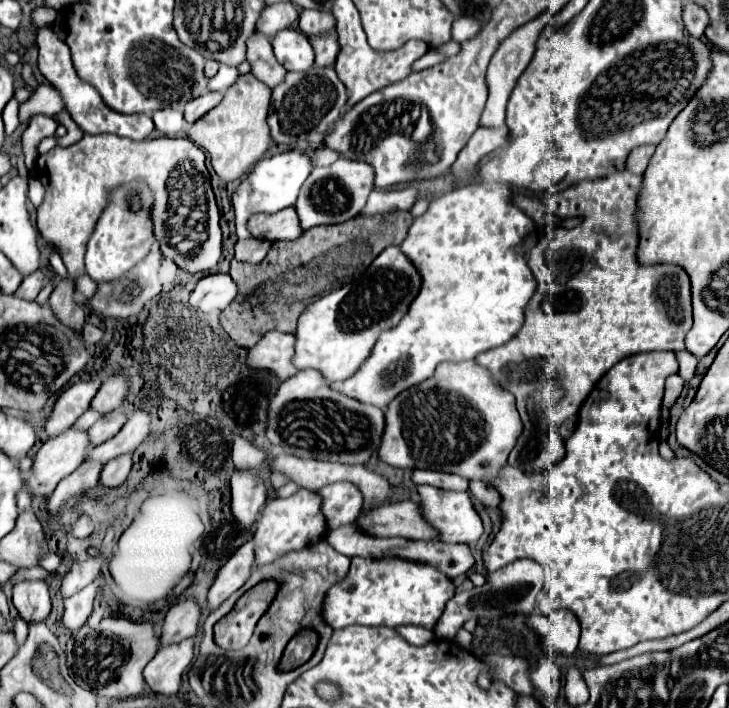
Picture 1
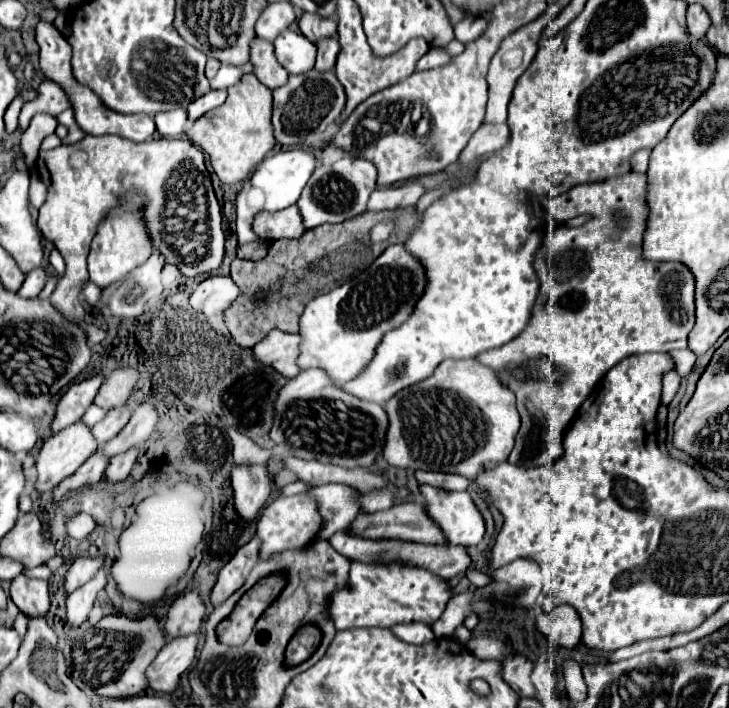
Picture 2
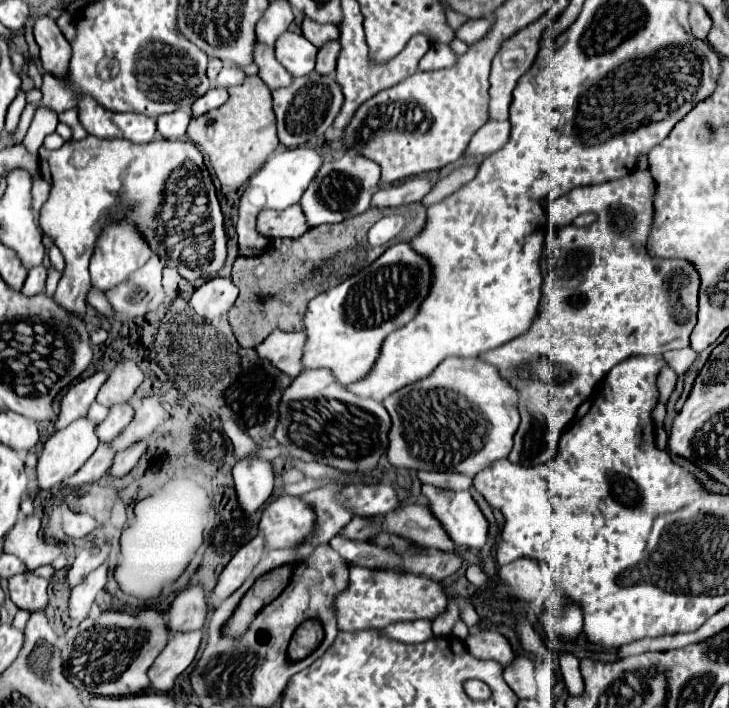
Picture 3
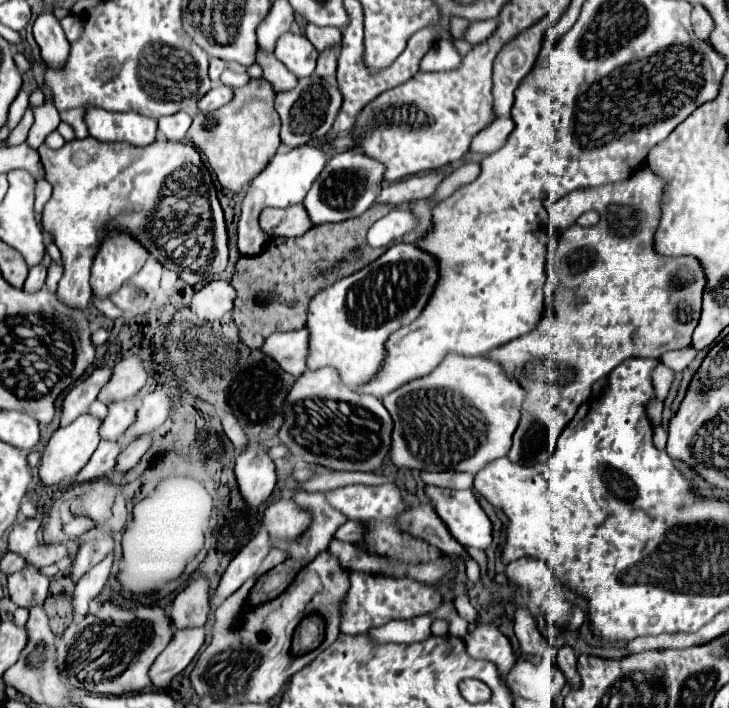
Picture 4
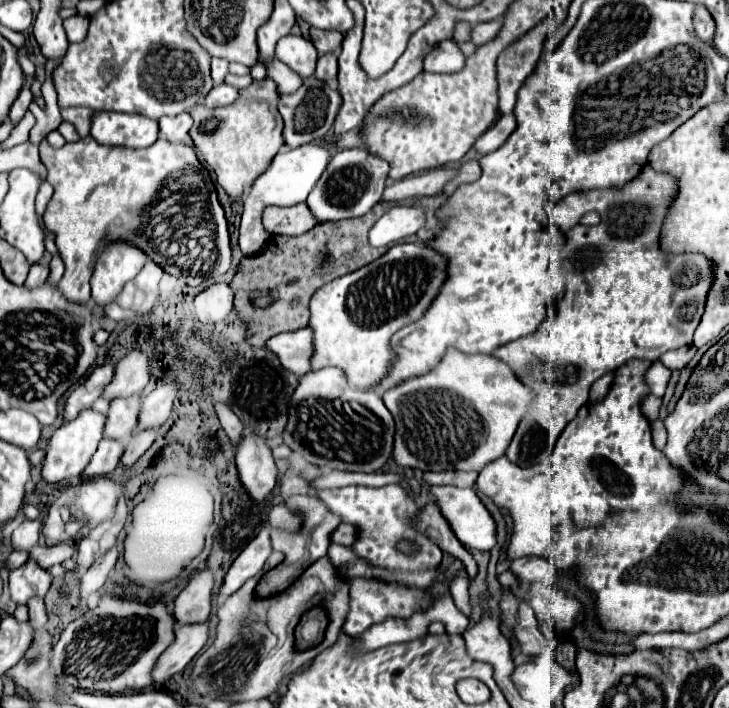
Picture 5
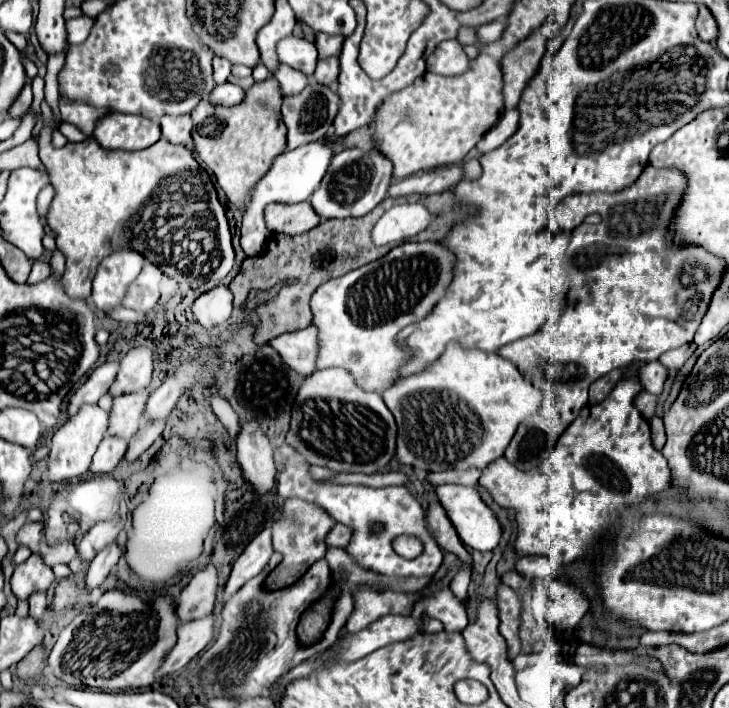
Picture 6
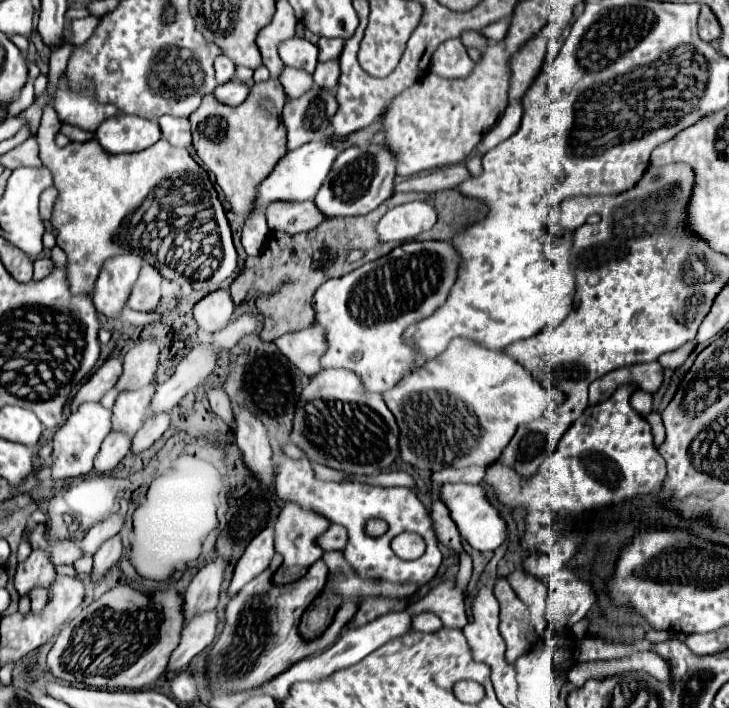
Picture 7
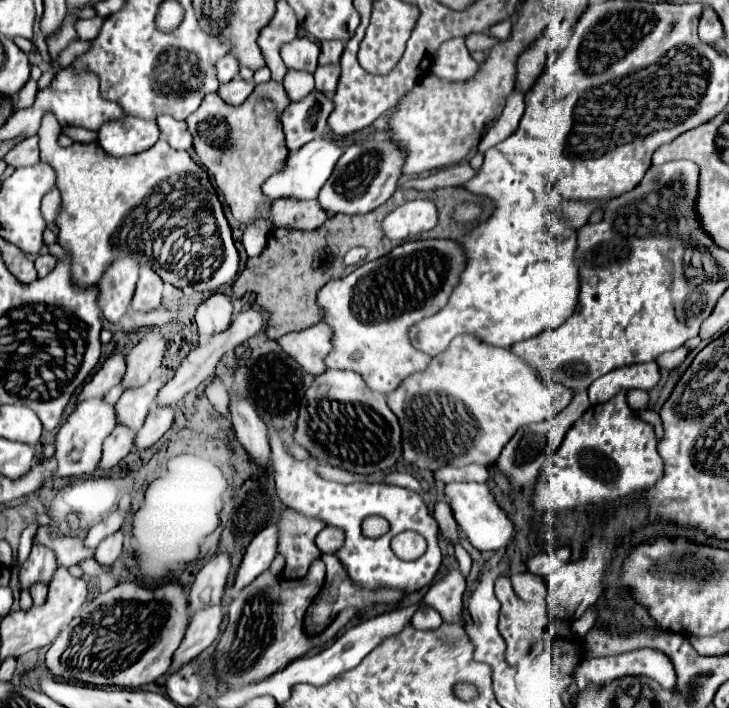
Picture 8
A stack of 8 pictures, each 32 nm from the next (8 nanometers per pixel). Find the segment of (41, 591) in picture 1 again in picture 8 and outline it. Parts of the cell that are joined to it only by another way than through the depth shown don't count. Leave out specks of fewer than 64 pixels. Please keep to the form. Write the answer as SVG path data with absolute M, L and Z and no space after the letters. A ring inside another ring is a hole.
M34 544L30 558L20 566L20 588L30 588L34 582L46 582L52 578L56 570L56 554L42 544Z

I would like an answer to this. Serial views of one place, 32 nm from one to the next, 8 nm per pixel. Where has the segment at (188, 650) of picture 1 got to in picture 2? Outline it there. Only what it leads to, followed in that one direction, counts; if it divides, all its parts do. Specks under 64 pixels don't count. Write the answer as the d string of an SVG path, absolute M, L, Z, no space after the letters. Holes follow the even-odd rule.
M188 634L188 636L178 636L166 642L166 646L160 650L156 656L154 664L148 666L146 676L150 682L150 688L156 692L174 692L178 686L180 674L192 664L196 656L196 646L198 646L200 634Z

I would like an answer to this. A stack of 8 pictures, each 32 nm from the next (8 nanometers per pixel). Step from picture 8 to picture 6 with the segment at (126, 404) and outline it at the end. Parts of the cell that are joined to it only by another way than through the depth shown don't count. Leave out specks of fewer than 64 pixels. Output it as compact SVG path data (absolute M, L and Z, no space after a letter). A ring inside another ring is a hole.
M150 390L116 396L110 410L108 434L124 436L124 438L134 436L144 422L144 408L146 408L148 396L150 396Z

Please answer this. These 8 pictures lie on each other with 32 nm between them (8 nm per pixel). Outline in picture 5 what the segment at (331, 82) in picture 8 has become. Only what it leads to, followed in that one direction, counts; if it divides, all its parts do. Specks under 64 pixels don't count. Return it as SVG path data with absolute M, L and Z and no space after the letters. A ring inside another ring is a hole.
M334 52L332 56L322 56L322 58L318 58L318 66L316 66L314 76L316 76L318 80L324 80L324 82L336 78L336 76L338 76L338 54Z

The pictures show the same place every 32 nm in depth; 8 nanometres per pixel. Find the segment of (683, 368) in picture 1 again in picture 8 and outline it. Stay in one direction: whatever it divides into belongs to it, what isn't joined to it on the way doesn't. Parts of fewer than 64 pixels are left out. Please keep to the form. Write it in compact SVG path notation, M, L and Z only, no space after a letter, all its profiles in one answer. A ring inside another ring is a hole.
M678 348L678 350L674 350L674 352L664 352L664 354L660 354L660 356L656 358L656 364L658 364L660 368L672 370L672 368L676 368L676 366L680 366L680 364L684 362L686 354L688 354L686 348Z

